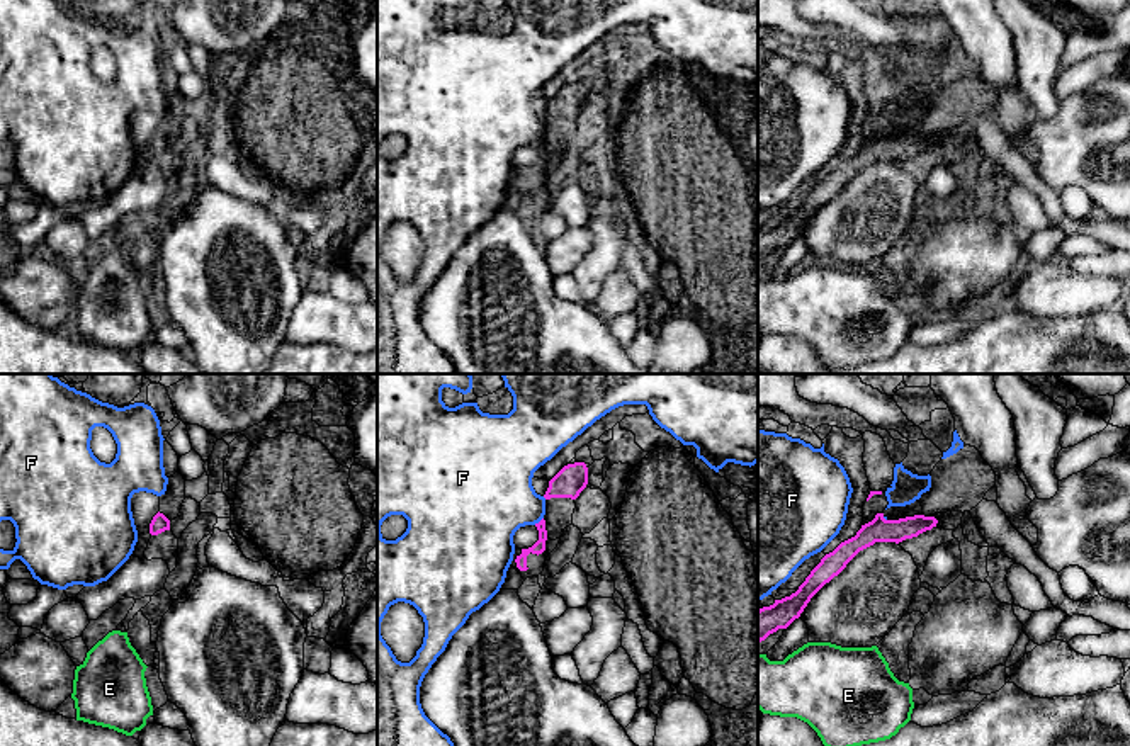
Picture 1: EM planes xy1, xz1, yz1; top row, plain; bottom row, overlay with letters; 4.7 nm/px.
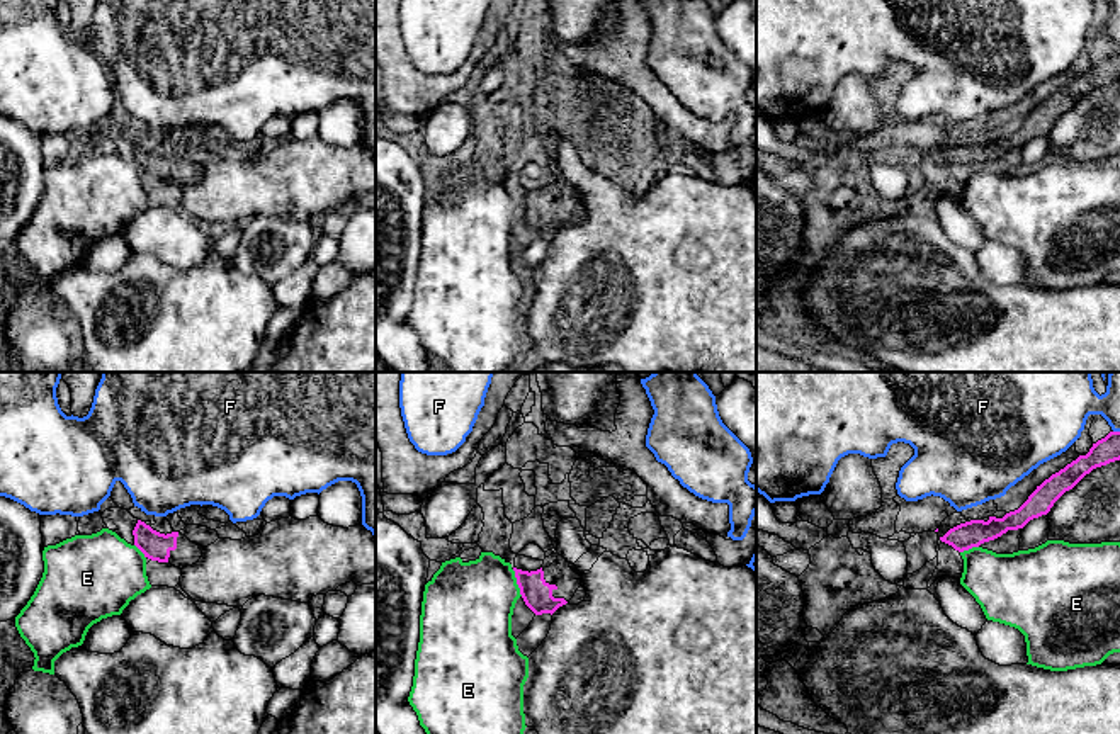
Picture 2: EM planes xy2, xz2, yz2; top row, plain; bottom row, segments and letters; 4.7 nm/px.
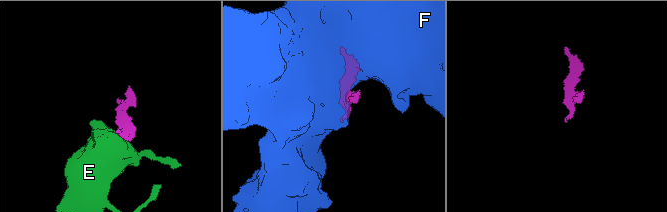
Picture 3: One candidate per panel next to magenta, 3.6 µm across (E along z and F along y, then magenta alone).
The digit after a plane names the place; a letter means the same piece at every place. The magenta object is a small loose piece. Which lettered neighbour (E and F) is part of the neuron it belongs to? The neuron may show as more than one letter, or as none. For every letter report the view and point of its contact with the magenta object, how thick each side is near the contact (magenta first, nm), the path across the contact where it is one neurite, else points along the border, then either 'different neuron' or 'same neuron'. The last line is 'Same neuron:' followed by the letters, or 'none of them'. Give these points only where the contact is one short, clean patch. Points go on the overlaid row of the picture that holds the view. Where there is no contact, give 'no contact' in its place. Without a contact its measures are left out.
E: xz2 (517, 583) | 140/420 nm | along xz2 (512, 570), (522, 595) | different neuron
F: xz1 (539, 522) | 60/380 nm | along xz1 (542, 517), (534, 524) | different neuron
Same neuron: none of them

